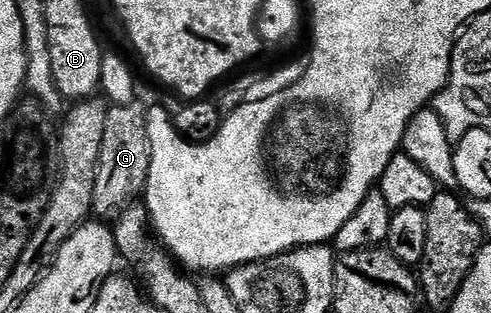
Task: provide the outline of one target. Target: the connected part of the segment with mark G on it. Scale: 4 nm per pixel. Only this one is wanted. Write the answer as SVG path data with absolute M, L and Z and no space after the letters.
M133 102L113 105L108 111L108 123L104 125L104 146L100 146L92 212L95 217L106 222L113 221L121 214L122 209L135 203L143 195L146 186L150 165L150 139L146 125L147 109L141 108L139 104Z

